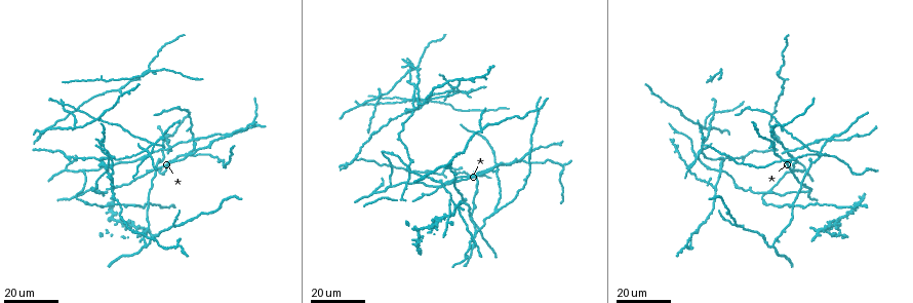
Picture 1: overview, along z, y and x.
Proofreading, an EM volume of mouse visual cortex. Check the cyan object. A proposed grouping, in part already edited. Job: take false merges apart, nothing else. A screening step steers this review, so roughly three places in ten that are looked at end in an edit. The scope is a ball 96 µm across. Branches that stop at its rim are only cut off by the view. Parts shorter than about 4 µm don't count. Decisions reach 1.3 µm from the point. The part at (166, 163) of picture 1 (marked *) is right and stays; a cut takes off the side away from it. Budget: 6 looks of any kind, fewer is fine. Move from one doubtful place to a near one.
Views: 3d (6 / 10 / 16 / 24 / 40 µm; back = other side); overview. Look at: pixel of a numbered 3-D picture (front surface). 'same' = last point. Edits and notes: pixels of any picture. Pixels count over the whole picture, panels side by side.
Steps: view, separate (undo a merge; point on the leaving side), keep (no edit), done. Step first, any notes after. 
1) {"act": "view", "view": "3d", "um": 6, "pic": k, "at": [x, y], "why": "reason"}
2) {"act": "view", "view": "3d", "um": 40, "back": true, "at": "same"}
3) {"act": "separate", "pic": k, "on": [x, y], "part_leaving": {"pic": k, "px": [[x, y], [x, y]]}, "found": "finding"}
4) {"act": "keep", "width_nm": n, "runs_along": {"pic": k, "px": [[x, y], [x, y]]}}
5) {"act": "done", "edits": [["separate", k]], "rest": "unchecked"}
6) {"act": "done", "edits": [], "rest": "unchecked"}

{"act": "view", "view": "3d", "um": 24, "pic": 1, "at": [110, 188], "why": "three-way junction"}

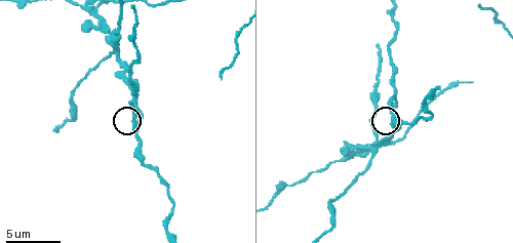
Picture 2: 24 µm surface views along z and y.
{"act": "view", "view": "3d", "um": 6, "pic": 2, "at": [136, 122]}

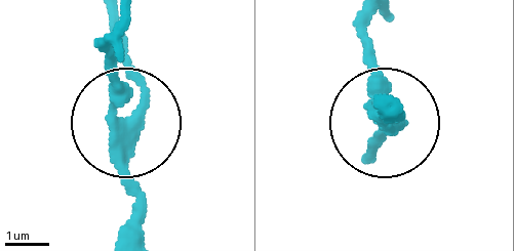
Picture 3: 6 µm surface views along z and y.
{"act": "view", "view": "3d", "um": 6, "back": true, "pic": 3, "at": [118, 128]}

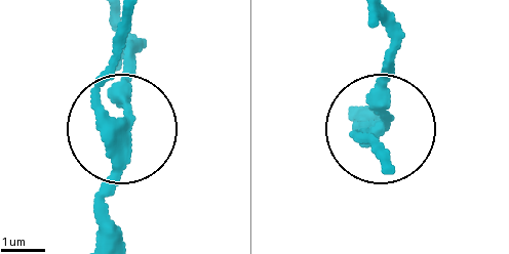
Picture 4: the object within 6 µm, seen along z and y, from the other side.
{"act": "separate", "pic": 4, "on": [134, 73], "side_arm_um": 31, "part_leaving": {"pic": 4, "px": [[385, 120], [393, 22]]}, "found": "a second neuron is stuck on"}

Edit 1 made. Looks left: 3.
{"act": "view", "view": "3d", "um": 24, "pic": 1, "at": [380, 95], "why": "four-way junction"}

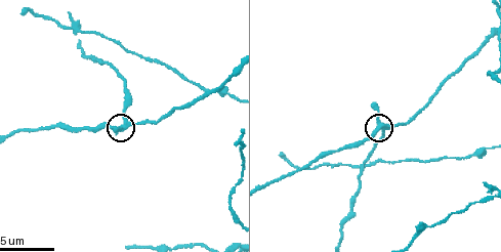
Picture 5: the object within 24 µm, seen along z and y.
{"act": "view", "view": "3d", "um": 10, "pic": 5, "at": [128, 122], "why": "closer look"}

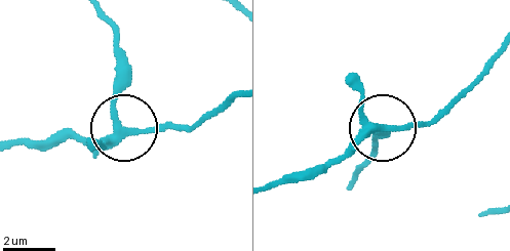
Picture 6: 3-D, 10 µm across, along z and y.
{"act": "keep", "runs_along": {"pic": 6, "px": [[358, 173], [371, 158], [377, 131], [317, 175]]}, "found": "continuous, no second neuron"}

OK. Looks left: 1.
{"act": "done", "edits": [["separate", 4]], "rest": "unchecked"}

